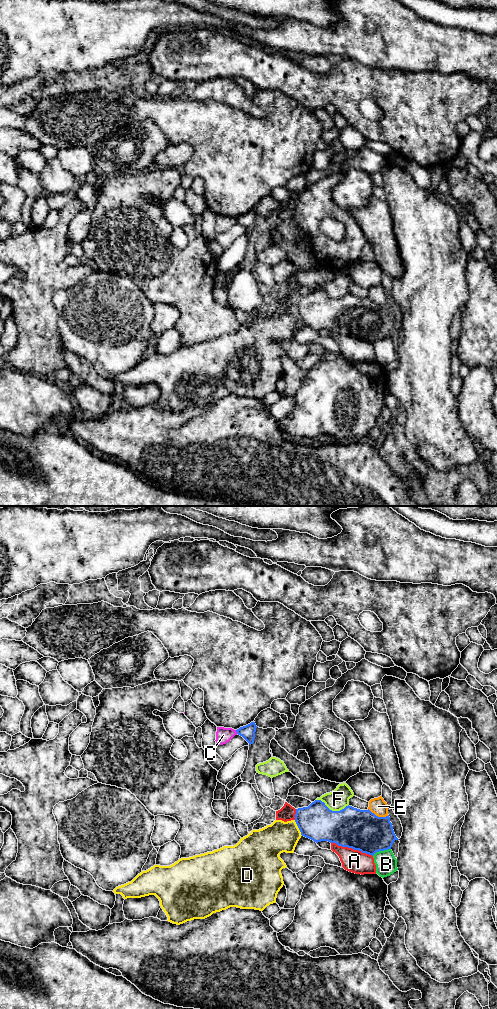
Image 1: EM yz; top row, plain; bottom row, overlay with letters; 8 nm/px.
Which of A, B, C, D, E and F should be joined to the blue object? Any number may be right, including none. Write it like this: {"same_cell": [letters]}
{"same_cell": []}

